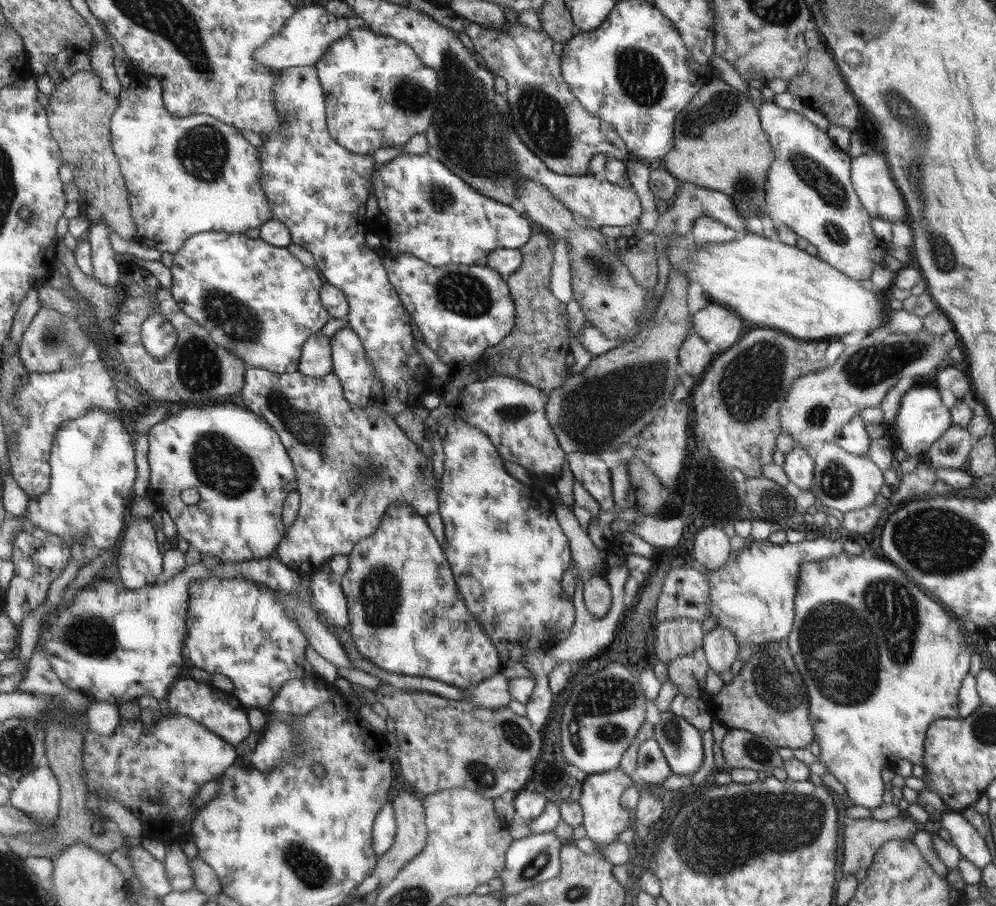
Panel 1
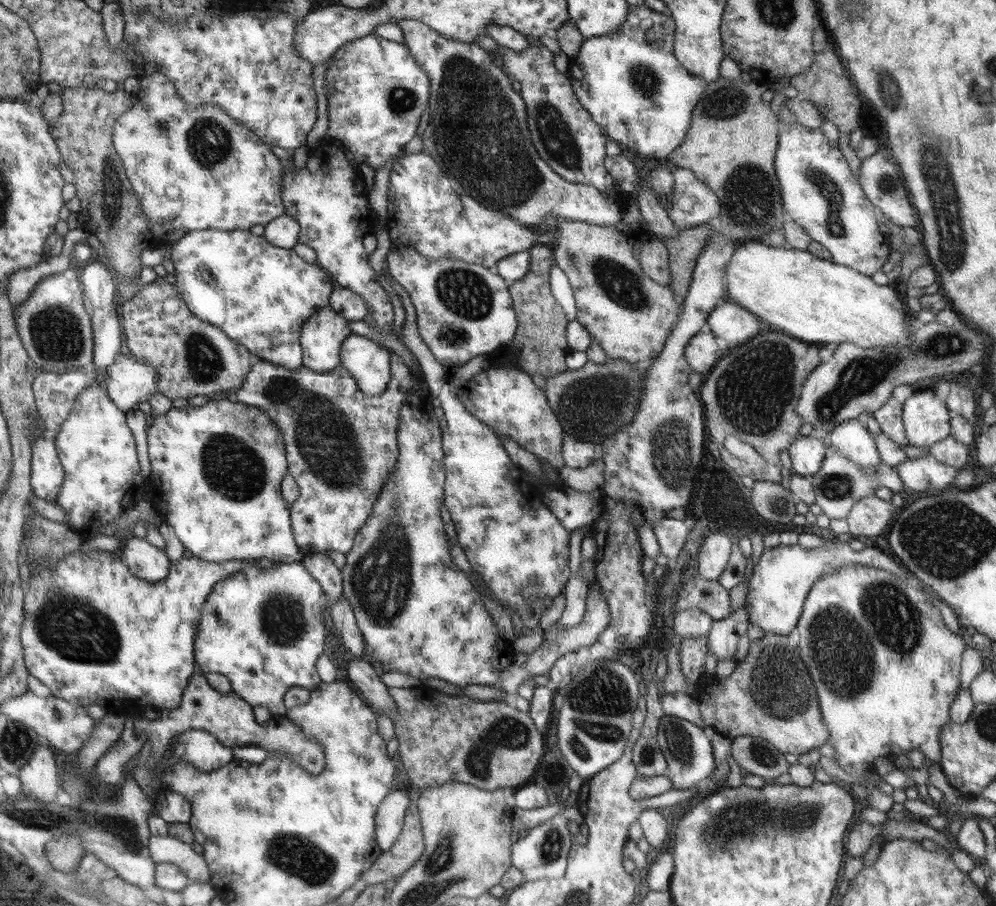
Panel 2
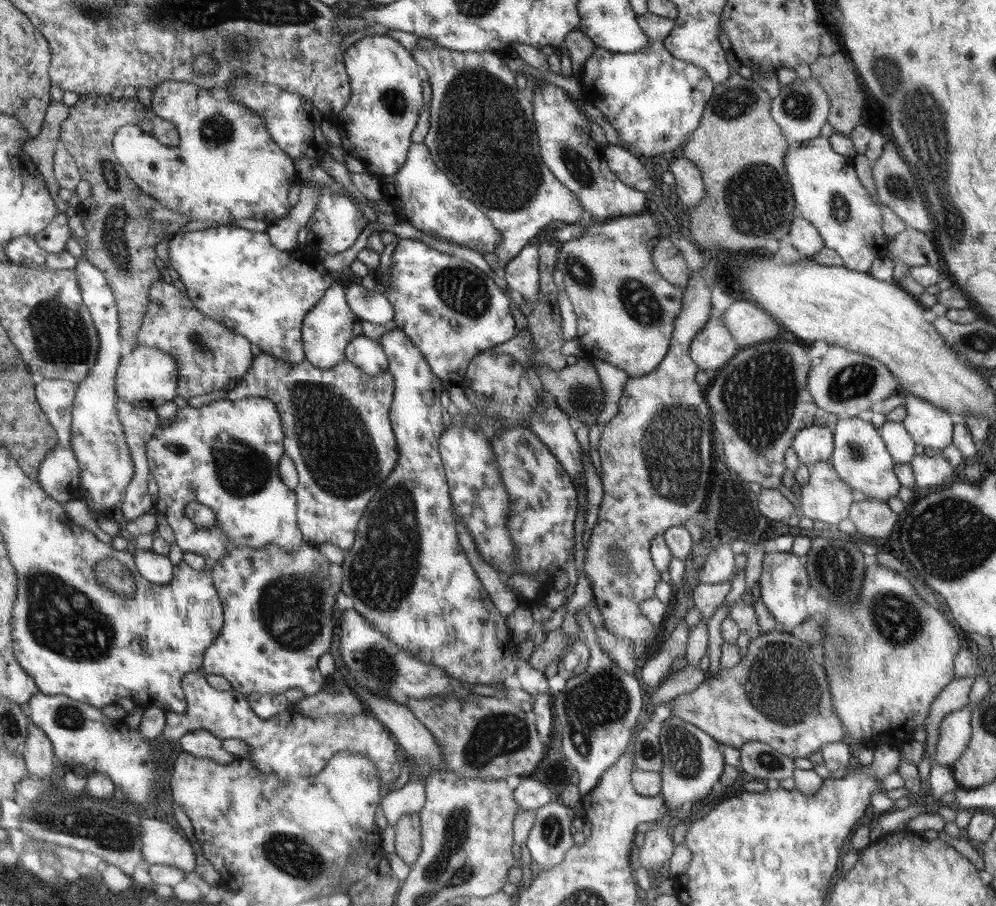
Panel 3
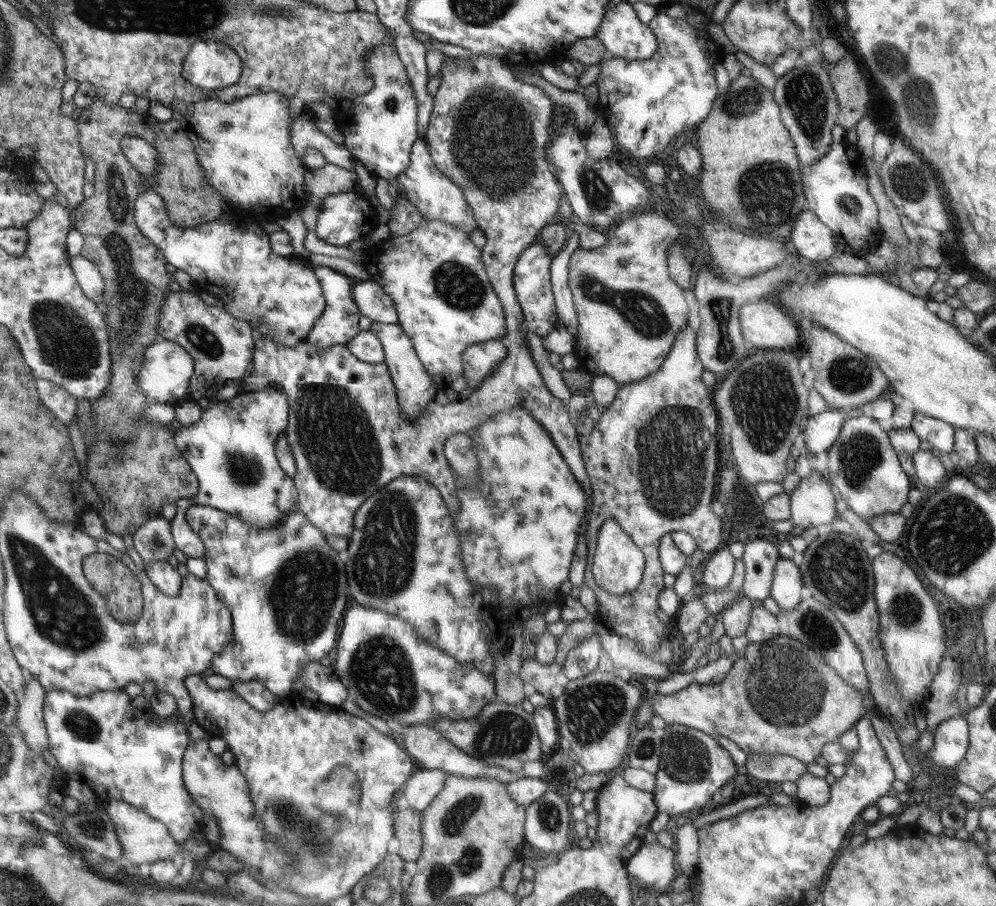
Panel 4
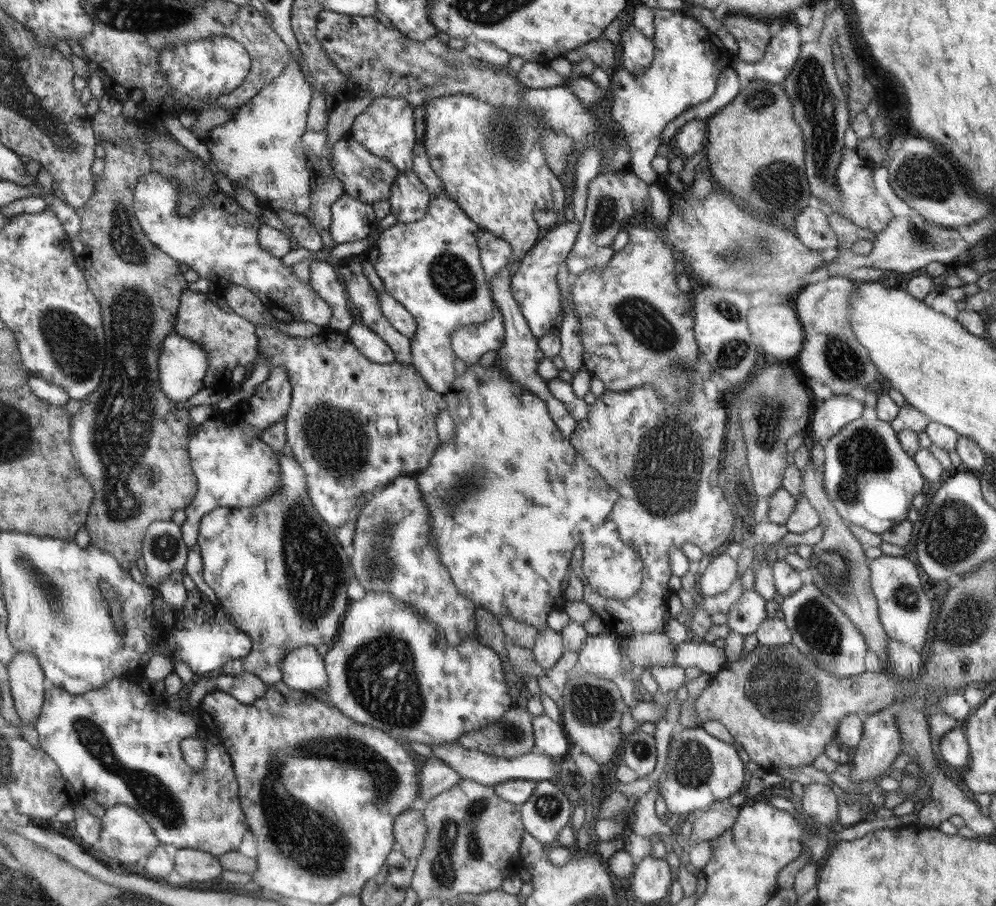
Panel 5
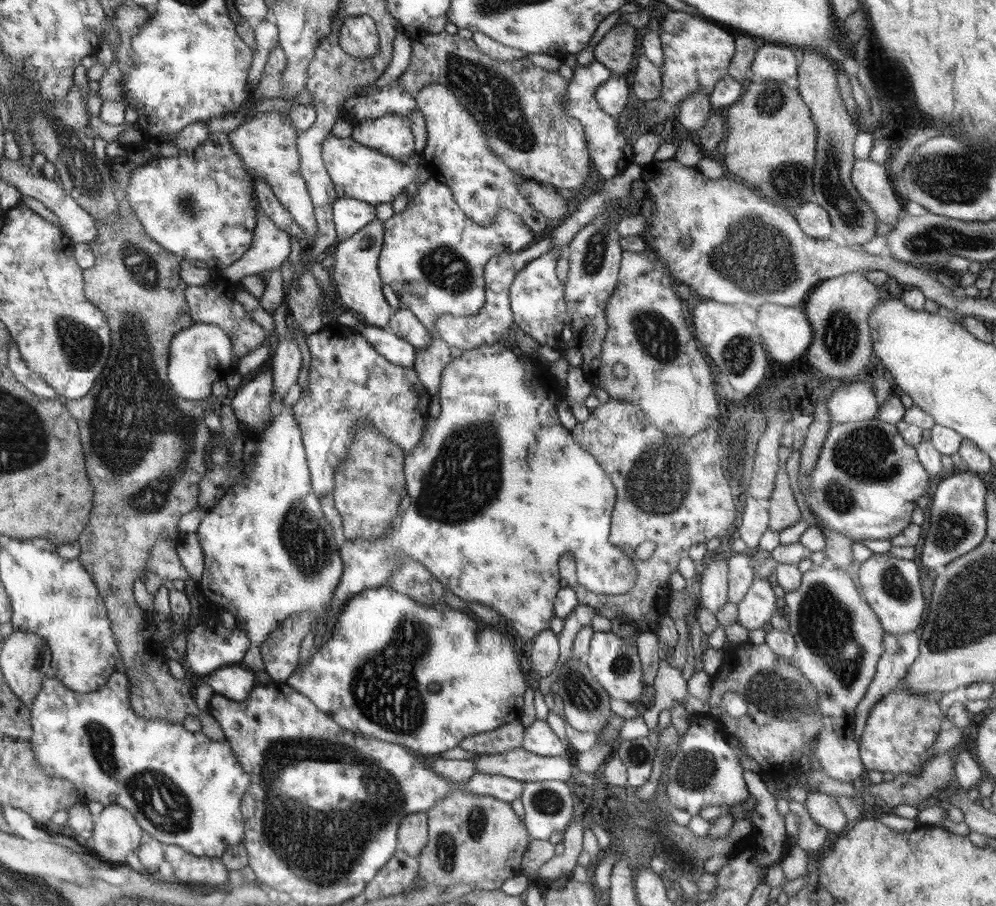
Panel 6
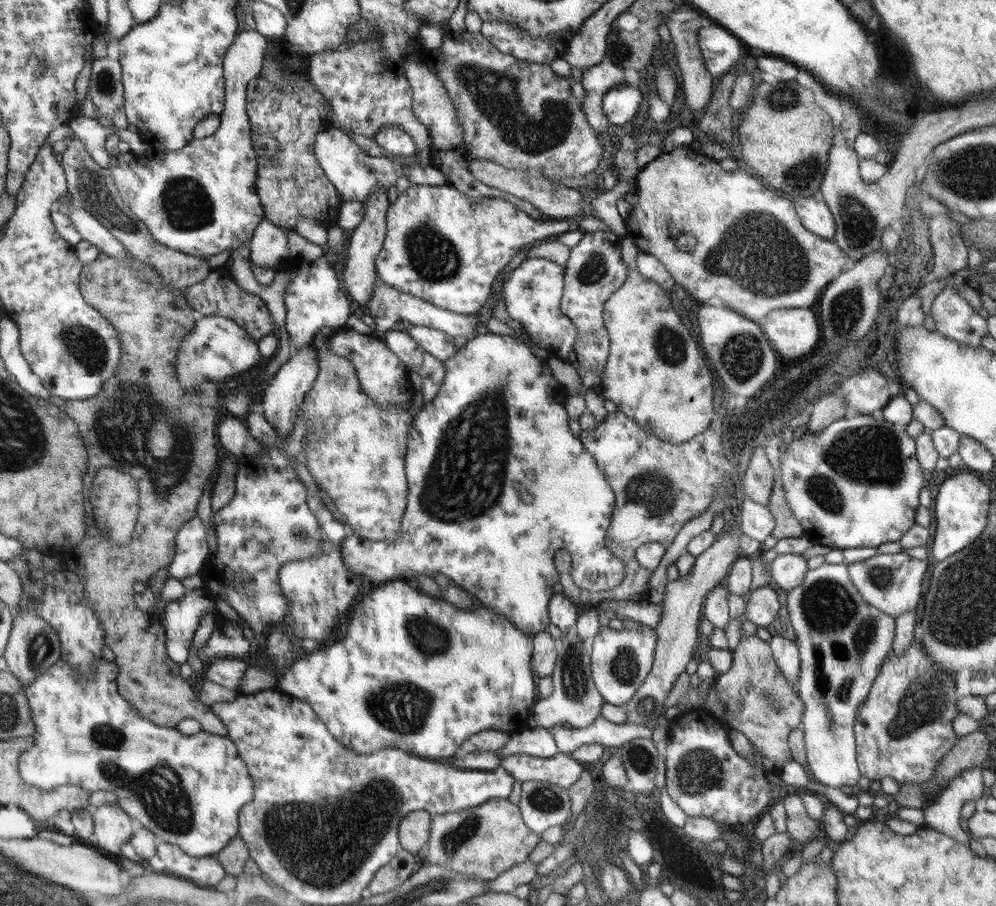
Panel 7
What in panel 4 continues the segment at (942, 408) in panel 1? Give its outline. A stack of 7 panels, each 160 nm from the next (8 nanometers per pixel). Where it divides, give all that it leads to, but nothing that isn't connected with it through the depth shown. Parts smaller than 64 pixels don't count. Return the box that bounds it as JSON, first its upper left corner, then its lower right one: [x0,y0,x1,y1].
[911,413,954,453]

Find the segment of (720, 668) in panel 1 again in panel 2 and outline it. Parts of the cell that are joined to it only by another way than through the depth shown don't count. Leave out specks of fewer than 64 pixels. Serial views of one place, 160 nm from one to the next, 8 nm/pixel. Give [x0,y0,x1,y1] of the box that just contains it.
[707,605,748,660]

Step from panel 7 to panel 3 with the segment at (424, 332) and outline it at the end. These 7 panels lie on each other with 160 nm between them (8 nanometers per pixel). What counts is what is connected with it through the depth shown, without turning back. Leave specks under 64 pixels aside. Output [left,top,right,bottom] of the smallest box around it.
[346,281,395,325]

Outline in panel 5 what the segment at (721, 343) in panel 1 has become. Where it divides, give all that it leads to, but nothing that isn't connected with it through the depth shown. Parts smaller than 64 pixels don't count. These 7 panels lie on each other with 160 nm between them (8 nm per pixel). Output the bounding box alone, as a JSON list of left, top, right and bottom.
[747,301,804,360]

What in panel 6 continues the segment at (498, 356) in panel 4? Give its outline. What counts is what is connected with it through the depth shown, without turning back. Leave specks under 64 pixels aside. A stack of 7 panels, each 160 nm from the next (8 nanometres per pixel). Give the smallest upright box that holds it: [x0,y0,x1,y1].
[436,237,554,352]

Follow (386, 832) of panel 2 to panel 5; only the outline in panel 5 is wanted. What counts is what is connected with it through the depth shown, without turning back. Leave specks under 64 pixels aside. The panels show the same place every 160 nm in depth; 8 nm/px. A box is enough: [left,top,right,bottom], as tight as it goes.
[418,758,462,802]

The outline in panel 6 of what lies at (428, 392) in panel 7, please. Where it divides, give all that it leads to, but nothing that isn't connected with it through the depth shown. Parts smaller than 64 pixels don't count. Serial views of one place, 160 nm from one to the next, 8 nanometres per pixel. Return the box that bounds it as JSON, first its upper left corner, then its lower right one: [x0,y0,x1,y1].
[355,322,417,368]

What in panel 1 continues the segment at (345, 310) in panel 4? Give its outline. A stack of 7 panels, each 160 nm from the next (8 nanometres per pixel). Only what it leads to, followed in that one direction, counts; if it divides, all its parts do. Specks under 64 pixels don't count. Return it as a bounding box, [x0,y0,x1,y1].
[299,334,334,378]

